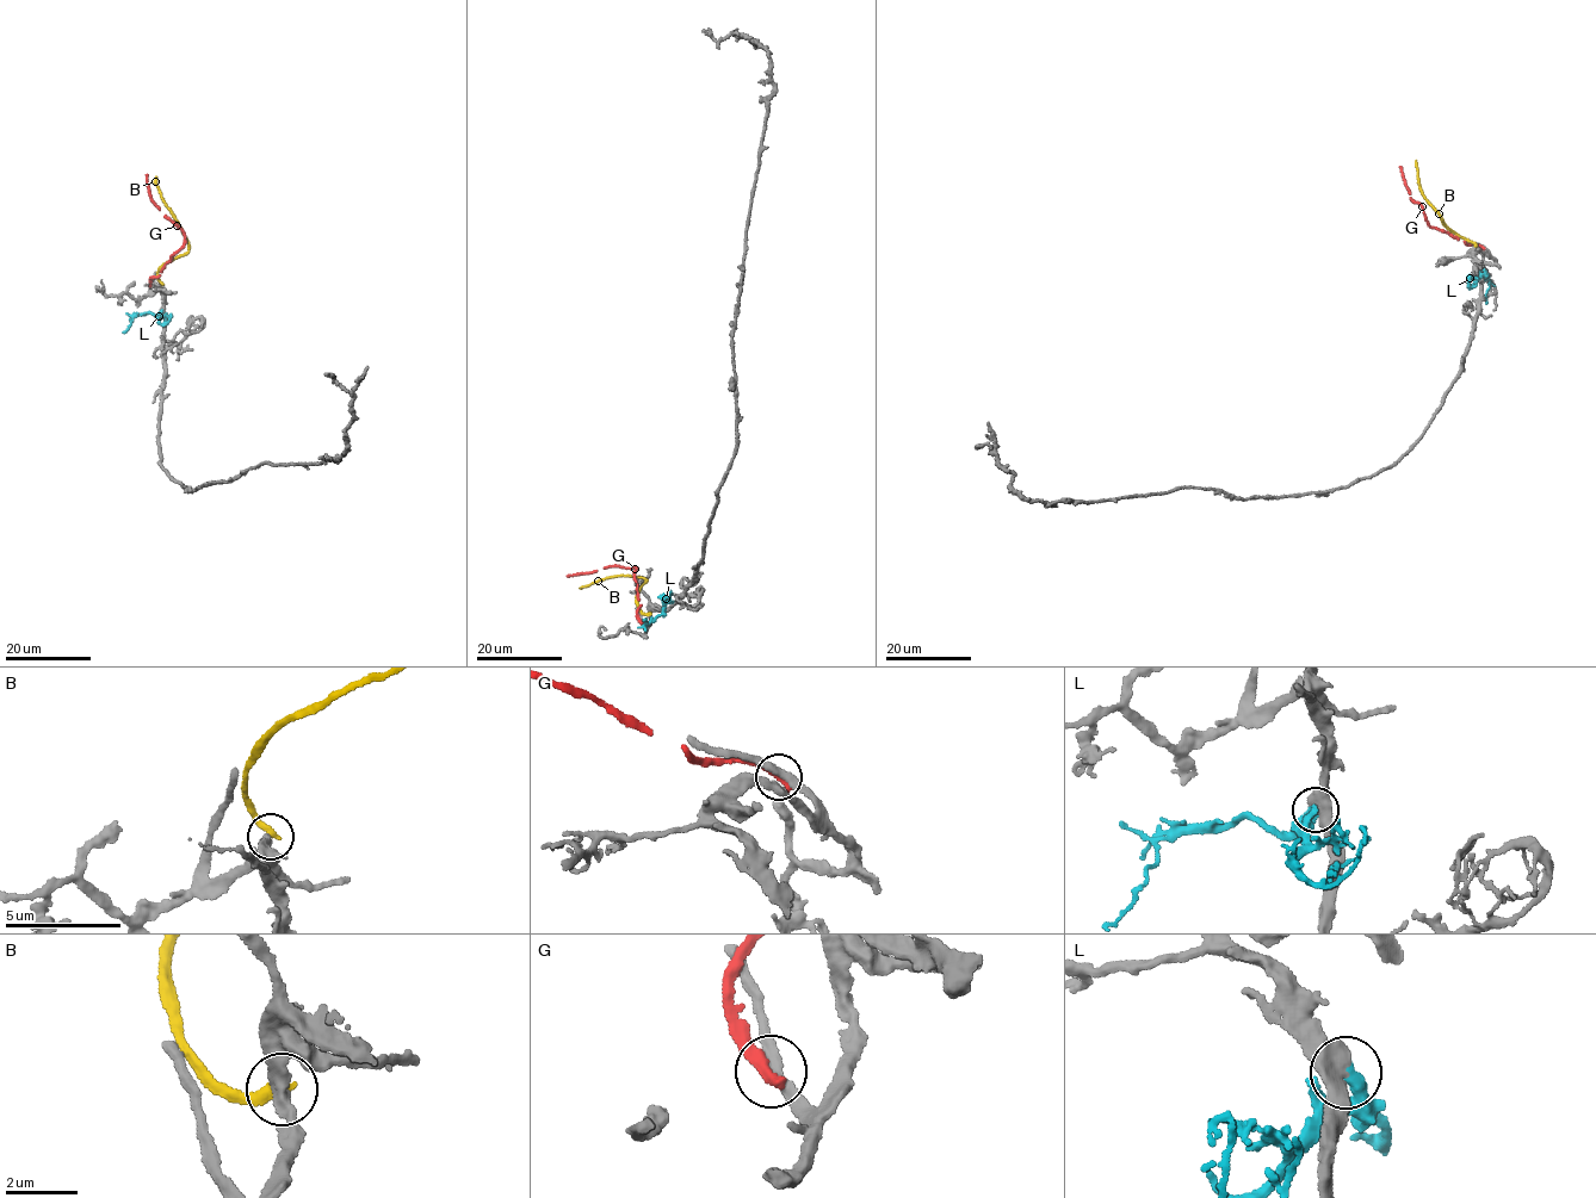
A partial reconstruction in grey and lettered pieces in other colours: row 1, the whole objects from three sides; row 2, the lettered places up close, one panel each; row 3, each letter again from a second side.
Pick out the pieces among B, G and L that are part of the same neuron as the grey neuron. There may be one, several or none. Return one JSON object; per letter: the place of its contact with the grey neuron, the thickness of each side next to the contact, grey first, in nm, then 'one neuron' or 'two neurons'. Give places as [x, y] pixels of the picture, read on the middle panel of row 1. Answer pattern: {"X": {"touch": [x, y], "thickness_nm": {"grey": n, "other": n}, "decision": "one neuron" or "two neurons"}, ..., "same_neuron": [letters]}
{"B": {"touch": [650, 613], "thickness_nm": {"grey": 400, "other": 340}, "decision": "two neurons"}, "G": {"touch": [641, 622], "thickness_nm": {"grey": 280, "other": 360}, "decision": "two neurons"}, "L": {"touch": [664, 613], "thickness_nm": {"grey": 480, "other": 440}, "decision": "one neuron"}, "same_neuron": ["L"]}

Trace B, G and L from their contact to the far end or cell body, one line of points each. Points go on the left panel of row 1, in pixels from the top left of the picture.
B: (162, 285), (158, 273), (164, 266), (189, 248), (155, 177)
G: (150, 284), (150, 278), (159, 274), (181, 247), (184, 235), (152, 198), (147, 174)
L: (162, 311), (156, 315), (138, 314), (122, 333)

